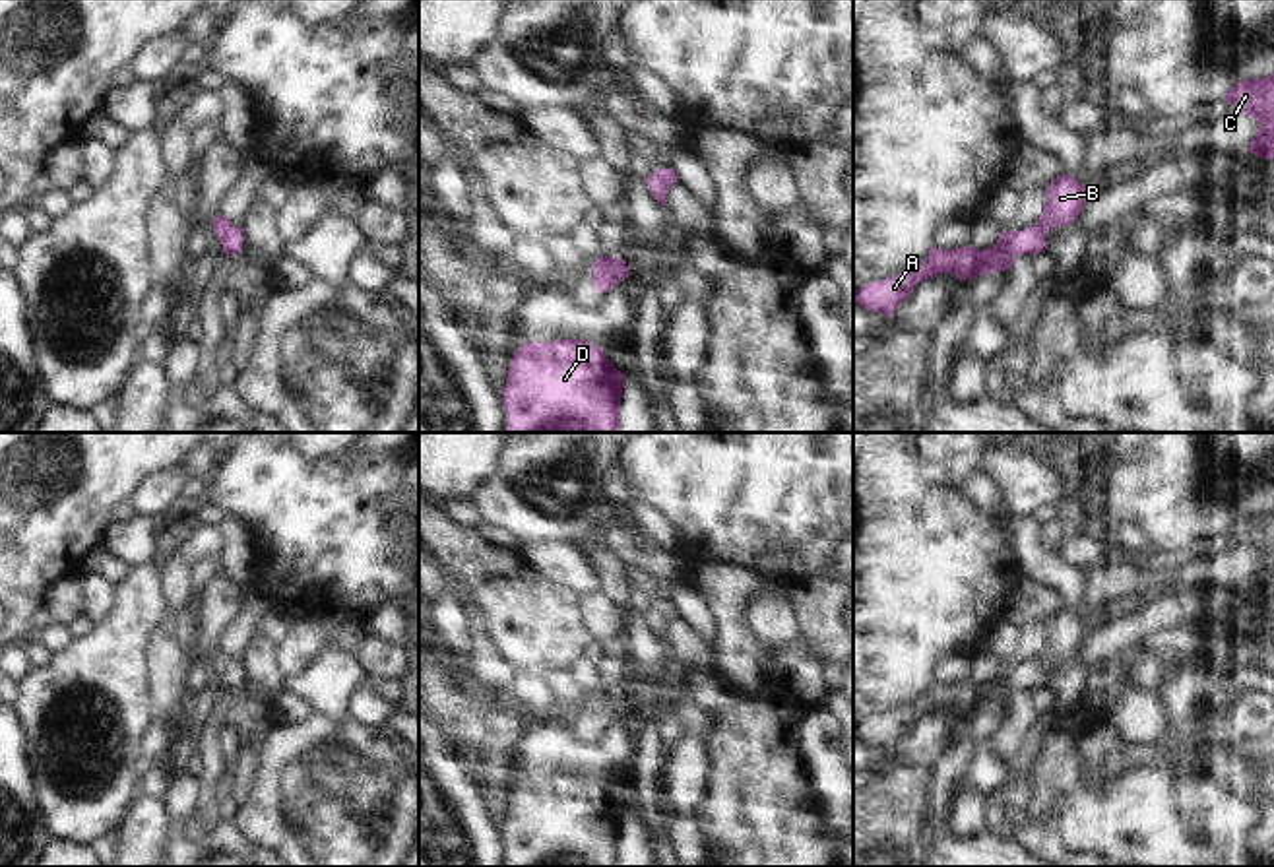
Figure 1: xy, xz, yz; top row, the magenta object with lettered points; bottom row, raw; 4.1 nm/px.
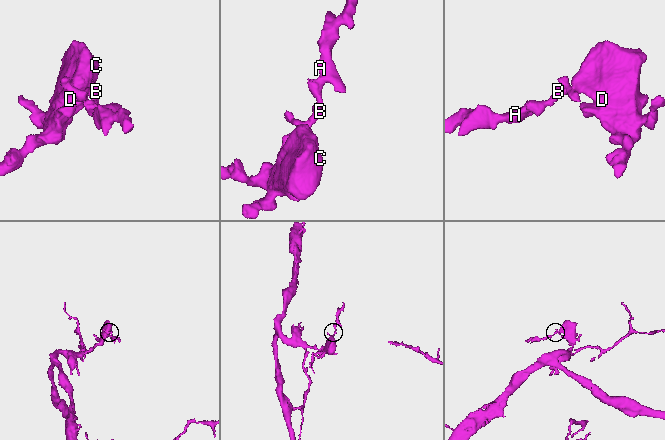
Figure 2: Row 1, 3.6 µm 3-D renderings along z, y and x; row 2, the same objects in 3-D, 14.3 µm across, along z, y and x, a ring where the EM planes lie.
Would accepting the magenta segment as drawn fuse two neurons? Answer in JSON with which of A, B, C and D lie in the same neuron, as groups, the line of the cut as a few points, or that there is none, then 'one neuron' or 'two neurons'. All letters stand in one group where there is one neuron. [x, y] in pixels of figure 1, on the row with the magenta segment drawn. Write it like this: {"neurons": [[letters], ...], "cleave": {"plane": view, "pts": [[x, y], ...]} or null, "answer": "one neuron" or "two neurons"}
{"neurons": [["A", "B", "C", "D"]], "cleave": null, "answer": "one neuron"}

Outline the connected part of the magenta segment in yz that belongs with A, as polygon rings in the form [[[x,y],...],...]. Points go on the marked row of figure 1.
[[[1059,175],[1047,188],[1043,211],[1034,227],[1001,233],[997,242],[985,250],[971,244],[940,250],[933,246],[929,256],[915,270],[902,270],[882,281],[871,281],[853,291],[853,305],[892,318],[900,303],[911,295],[921,279],[935,279],[939,273],[954,273],[960,281],[1004,272],[1020,254],[1045,250],[1043,239],[1051,229],[1072,223],[1084,209],[1086,188],[1068,175]]]

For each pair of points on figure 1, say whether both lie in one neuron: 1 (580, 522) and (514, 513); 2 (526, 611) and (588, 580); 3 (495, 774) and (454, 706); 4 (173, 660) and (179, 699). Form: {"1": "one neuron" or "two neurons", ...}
{"1": "one neuron", "2": "two neurons", "3": "one neuron", "4": "one neuron"}

